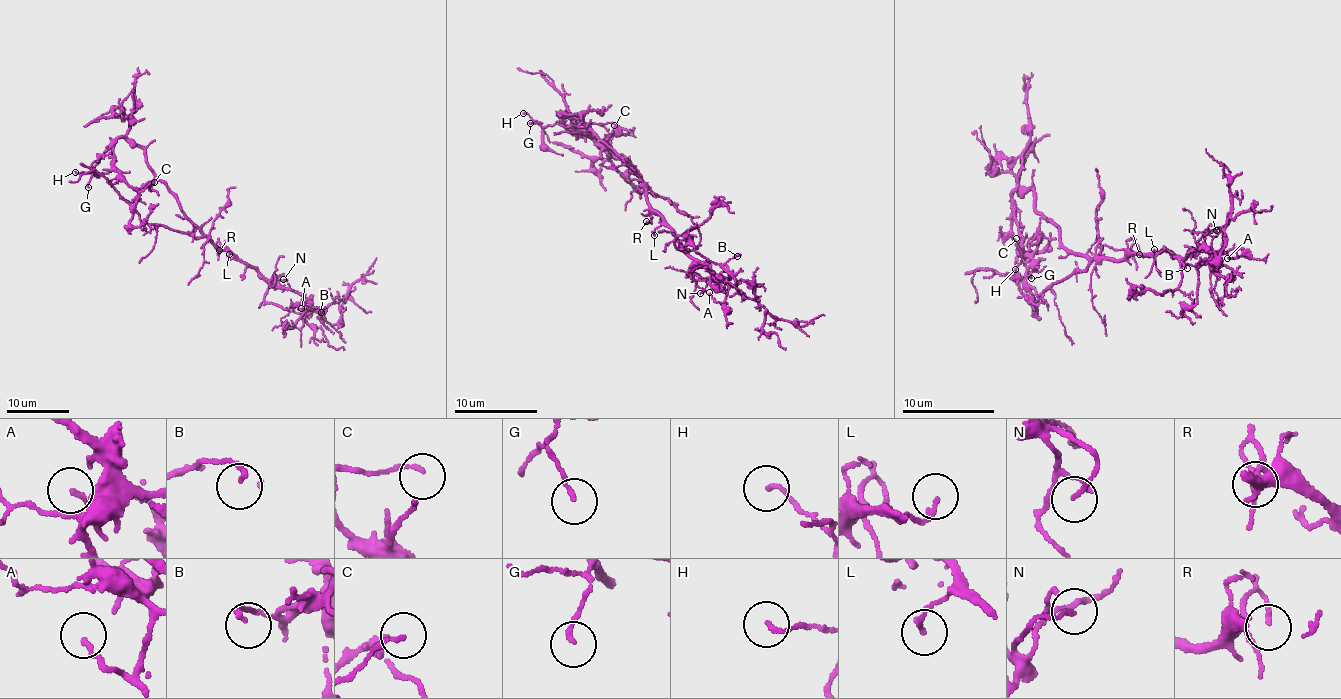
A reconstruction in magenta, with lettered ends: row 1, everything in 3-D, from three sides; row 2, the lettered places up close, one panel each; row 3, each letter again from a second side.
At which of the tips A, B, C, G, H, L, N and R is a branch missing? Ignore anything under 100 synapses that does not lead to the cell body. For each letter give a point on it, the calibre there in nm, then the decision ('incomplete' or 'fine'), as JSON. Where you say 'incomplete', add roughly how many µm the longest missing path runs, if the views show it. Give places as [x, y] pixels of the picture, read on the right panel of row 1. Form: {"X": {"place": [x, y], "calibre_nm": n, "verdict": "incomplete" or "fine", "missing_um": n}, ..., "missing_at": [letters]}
{"A": {"place": [1227, 258], "calibre_nm": 140, "verdict": "fine"}, "B": {"place": [1187, 268], "calibre_nm": 130, "verdict": "fine"}, "C": {"place": [1016, 238], "calibre_nm": 110, "verdict": "fine"}, "G": {"place": [1031, 278], "calibre_nm": 130, "verdict": "fine"}, "H": {"place": [1015, 269], "calibre_nm": 120, "verdict": "fine"}, "L": {"place": [1154, 249], "calibre_nm": 170, "verdict": "fine"}, "N": {"place": [1216, 230], "calibre_nm": 120, "verdict": "fine"}, "R": {"place": [1139, 254], "calibre_nm": 120, "verdict": "fine"}, "missing_at": []}

